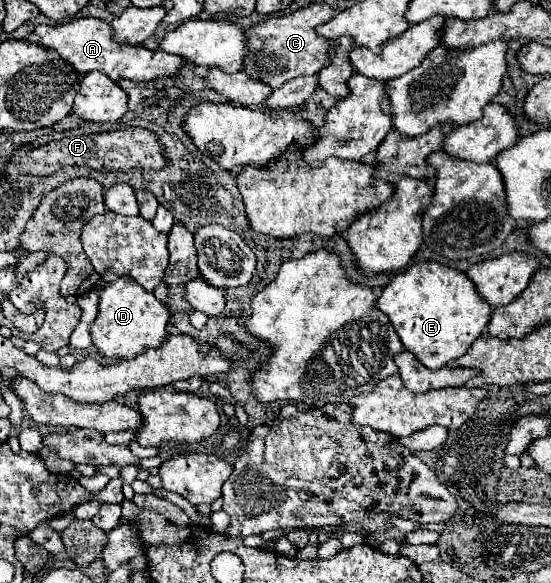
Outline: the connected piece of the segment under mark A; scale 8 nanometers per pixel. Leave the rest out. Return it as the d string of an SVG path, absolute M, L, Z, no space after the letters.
M73 19L61 25L37 25L35 31L27 37L31 43L39 43L43 47L55 49L65 61L69 61L79 73L101 71L109 75L113 81L131 79L131 81L155 81L159 77L177 75L185 65L185 59L179 55L171 55L165 51L151 51L143 45L119 43L113 39L113 29L109 23L101 19Z

